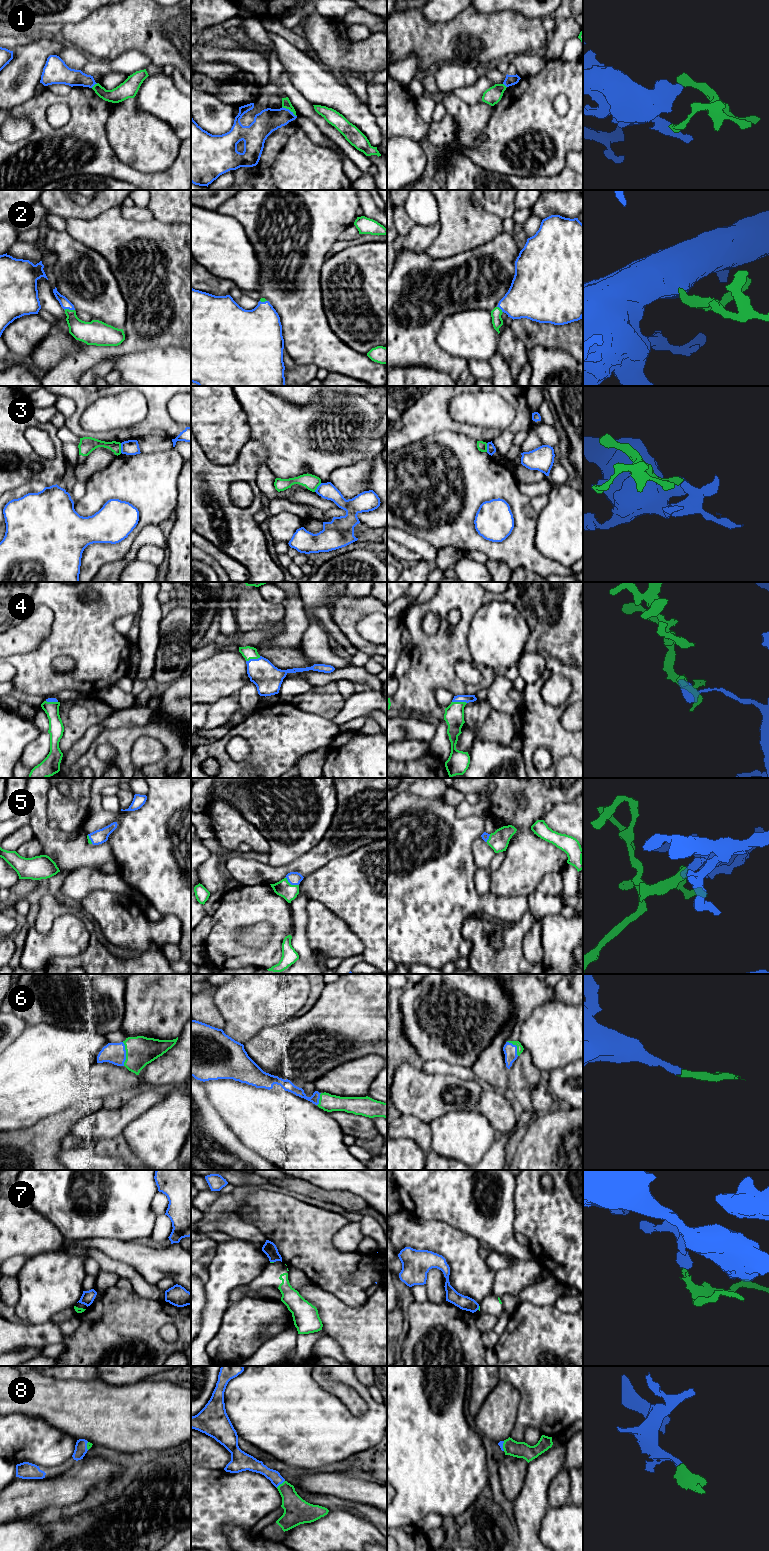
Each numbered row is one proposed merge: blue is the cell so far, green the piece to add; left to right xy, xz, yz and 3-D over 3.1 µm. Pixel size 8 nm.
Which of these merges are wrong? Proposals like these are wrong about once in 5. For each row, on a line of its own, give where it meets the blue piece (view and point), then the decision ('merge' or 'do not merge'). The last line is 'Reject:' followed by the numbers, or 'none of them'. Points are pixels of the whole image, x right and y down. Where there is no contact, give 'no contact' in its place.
1: meets blue in xz at (288, 109); do not merge
2: meets blue in xy at (69, 309); merge
3: meets blue in xy at (121, 448); do not merge
4: meets blue in xz at (253, 659); merge
5: meets blue in xz at (291, 884); merge
6: meets blue in xy at (125, 1054); merge
7: meets blue in xz at (272, 1261); do not merge
8: meets blue in xz at (280, 1483); merge
Reject: 1, 3, 7

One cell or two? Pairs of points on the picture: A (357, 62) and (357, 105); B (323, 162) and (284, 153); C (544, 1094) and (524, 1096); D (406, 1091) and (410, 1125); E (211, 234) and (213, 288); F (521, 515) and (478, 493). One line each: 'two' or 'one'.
A: two
B: one
C: two
D: two
E: two
F: one

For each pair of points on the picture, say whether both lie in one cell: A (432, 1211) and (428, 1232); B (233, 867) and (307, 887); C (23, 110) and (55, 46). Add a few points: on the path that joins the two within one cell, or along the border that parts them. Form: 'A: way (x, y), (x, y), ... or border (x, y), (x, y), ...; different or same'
A: border (409, 1210), (423, 1219), (444, 1221), (453, 1227); different
B: border (324, 864), (304, 877); different
C: border (34, 95), (10, 110); different

